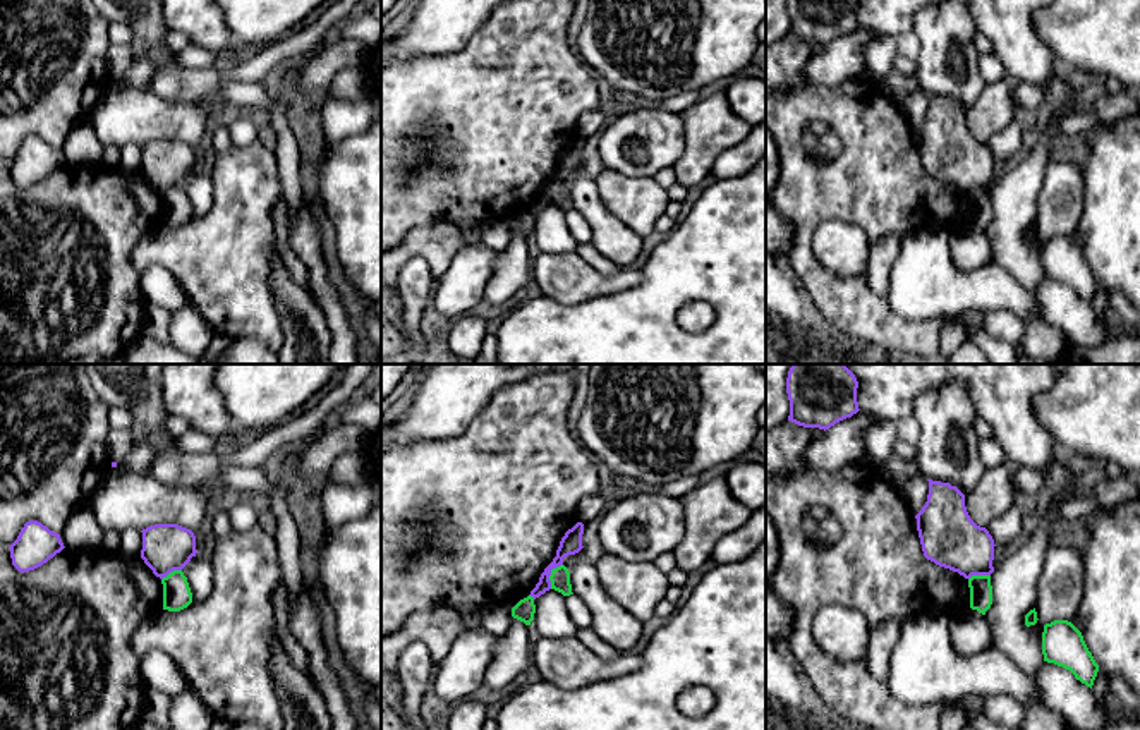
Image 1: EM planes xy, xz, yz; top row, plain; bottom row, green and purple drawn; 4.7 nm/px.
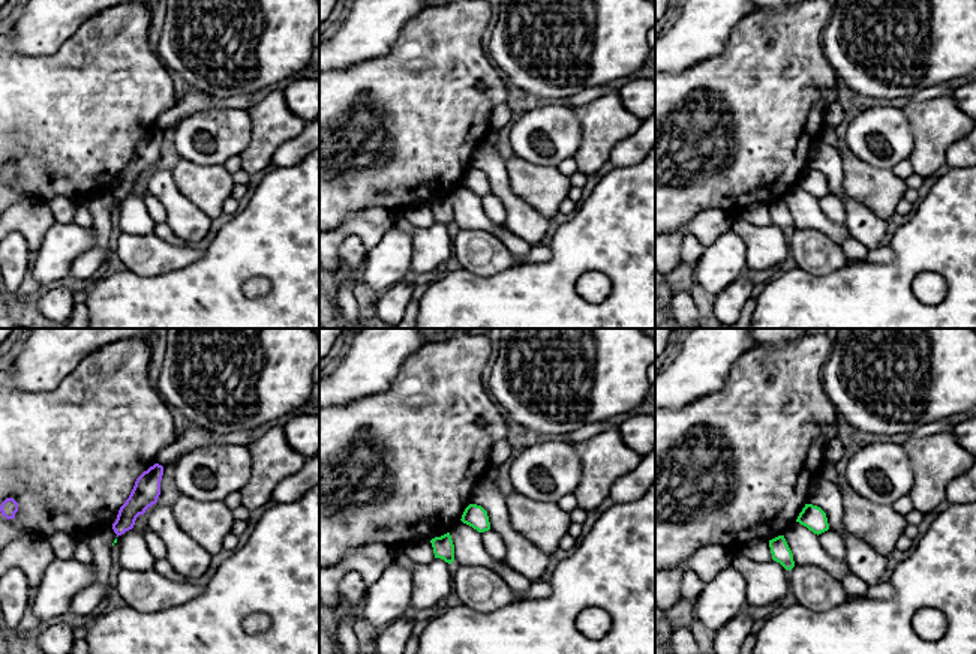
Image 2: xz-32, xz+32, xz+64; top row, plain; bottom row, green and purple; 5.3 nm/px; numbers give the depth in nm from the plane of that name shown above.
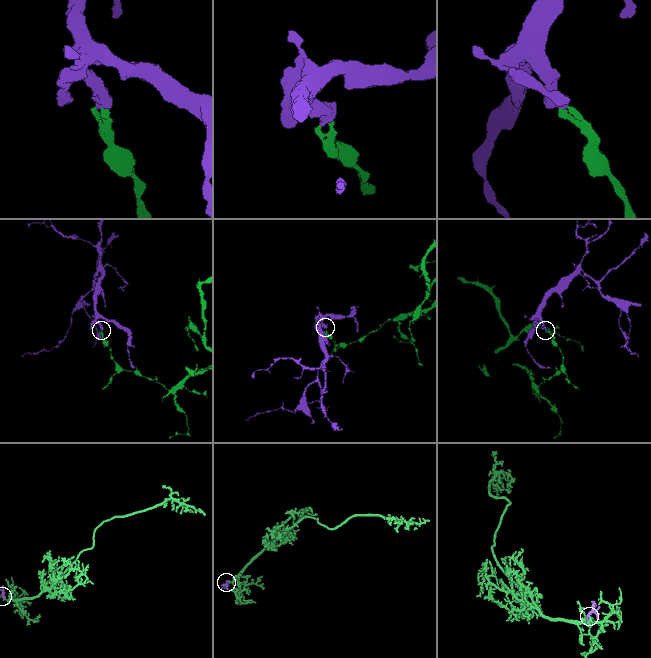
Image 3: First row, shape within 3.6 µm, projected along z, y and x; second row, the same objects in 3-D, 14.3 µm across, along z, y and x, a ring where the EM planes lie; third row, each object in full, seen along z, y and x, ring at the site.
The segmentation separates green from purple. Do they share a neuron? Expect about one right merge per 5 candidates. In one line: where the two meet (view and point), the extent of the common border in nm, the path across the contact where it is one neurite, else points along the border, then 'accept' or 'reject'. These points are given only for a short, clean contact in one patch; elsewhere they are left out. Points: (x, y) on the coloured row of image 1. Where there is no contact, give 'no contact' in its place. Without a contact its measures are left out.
xz (551, 574) | 130 nm | along xz (562, 564), (551, 571), (550, 588) | reject

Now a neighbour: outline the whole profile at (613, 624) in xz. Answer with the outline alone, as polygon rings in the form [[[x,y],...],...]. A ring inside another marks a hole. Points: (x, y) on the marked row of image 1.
[[[584,548],[563,558],[570,572],[572,593],[582,598],[592,613],[592,630],[599,639],[620,653],[630,651],[642,639],[644,622],[637,620],[611,599],[597,577],[596,565],[585,557]]]

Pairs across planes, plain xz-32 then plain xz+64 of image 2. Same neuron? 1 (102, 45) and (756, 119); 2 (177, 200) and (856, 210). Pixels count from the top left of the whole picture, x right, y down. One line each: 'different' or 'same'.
1: same
2: same

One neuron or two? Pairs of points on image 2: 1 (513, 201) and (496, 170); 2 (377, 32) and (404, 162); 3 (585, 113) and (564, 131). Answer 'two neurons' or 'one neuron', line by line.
1: one neuron
2: two neurons
3: two neurons

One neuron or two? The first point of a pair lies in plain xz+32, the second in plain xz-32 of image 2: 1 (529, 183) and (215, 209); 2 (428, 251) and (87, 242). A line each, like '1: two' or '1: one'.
1: one
2: two

